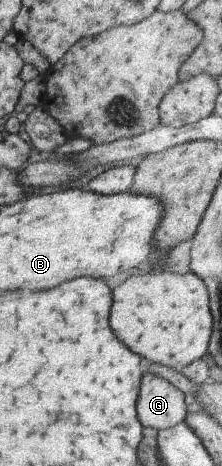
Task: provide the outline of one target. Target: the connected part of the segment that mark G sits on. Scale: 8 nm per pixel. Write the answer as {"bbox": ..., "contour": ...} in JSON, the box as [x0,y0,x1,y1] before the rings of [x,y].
{"bbox":[135,372,188,430],"contour":[[[144,372],[135,403],[137,419],[142,427],[164,430],[184,421],[188,412],[183,395],[165,378]]]}

